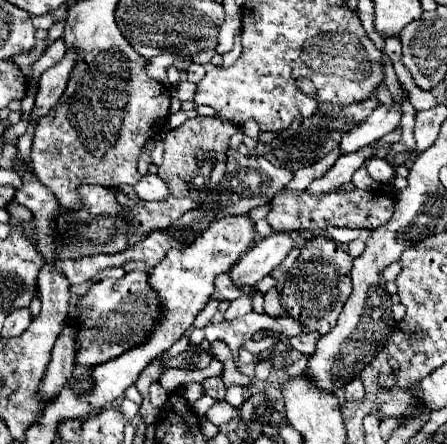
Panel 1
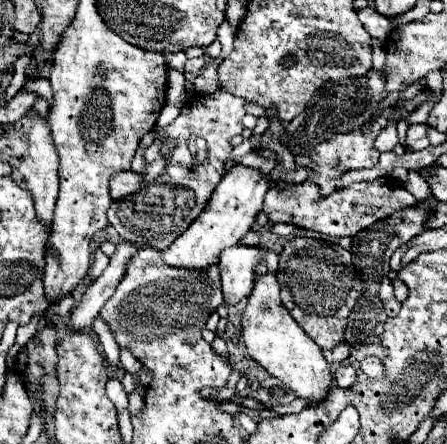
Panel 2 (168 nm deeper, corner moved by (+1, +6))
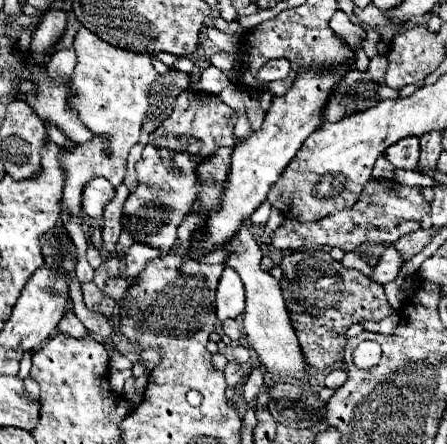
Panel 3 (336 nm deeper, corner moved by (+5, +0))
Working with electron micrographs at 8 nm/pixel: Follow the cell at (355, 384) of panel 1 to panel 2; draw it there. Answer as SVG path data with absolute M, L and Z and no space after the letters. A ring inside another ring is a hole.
M351 365L335 369L335 381L339 387L349 387L355 383L355 369Z

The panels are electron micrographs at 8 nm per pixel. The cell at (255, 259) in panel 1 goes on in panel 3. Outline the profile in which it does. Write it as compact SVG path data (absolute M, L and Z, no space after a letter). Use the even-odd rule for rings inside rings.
M225 265L225 271L223 271L221 279L219 279L215 305L217 305L217 317L221 321L237 319L243 313L243 307L245 307L243 281L237 275L237 271L231 269L229 265Z

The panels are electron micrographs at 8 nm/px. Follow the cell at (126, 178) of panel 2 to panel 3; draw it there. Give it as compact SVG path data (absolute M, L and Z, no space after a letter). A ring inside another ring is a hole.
M91 179L87 191L83 191L83 211L87 211L89 217L101 217L113 197L115 187L107 179Z

